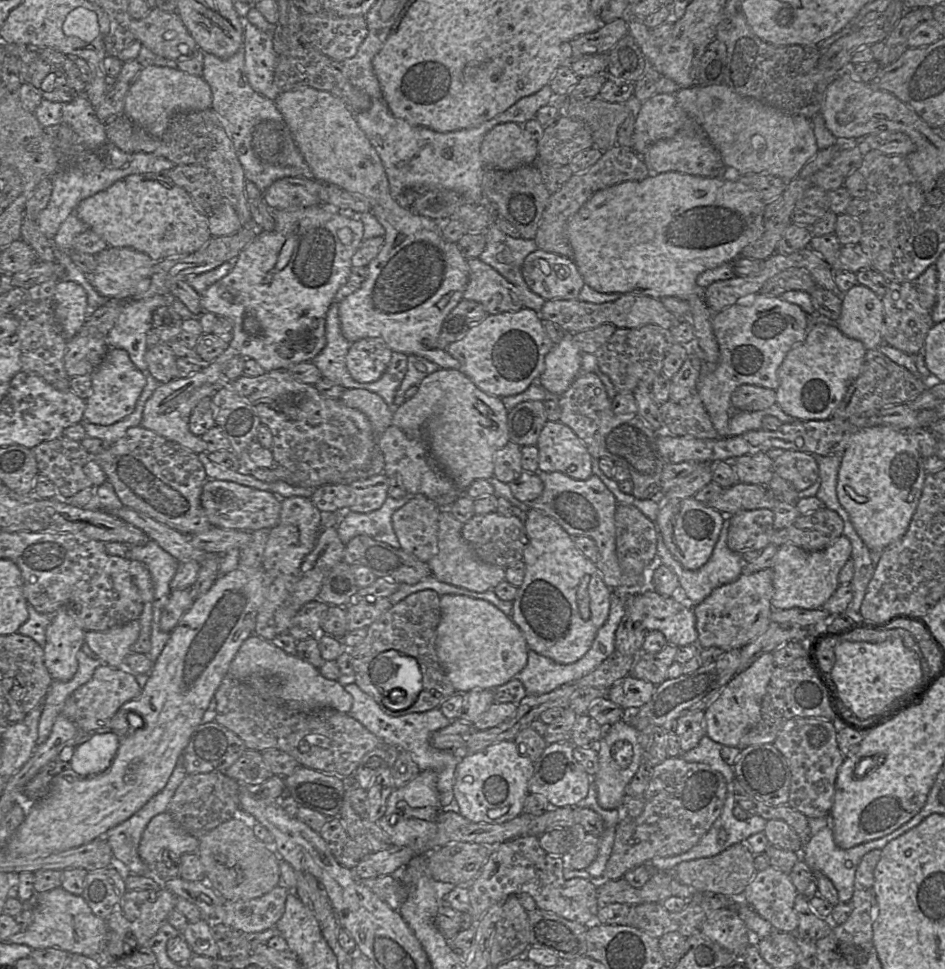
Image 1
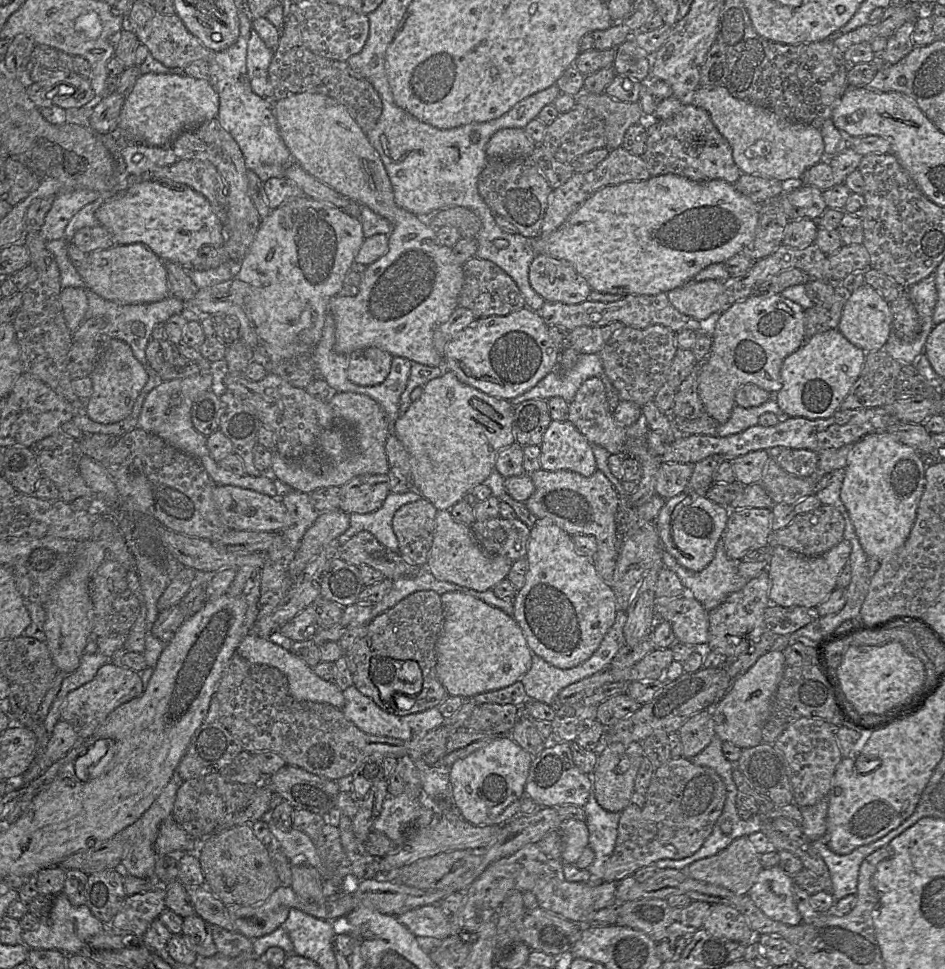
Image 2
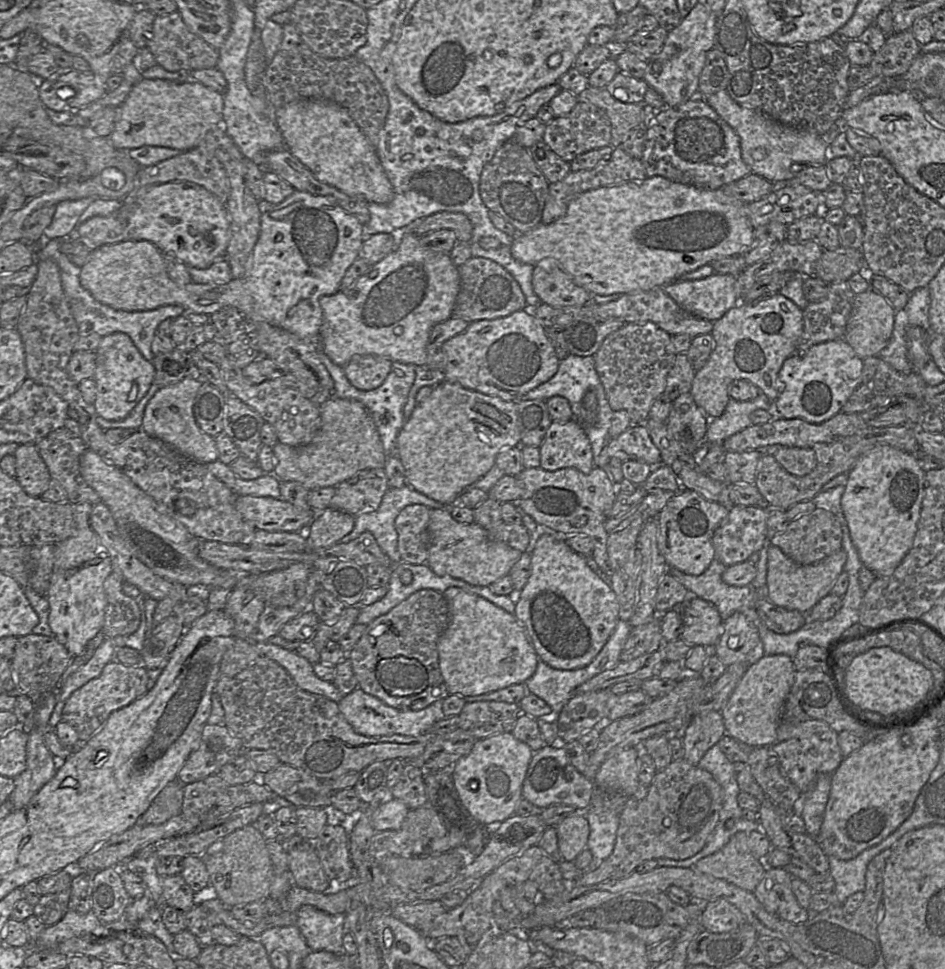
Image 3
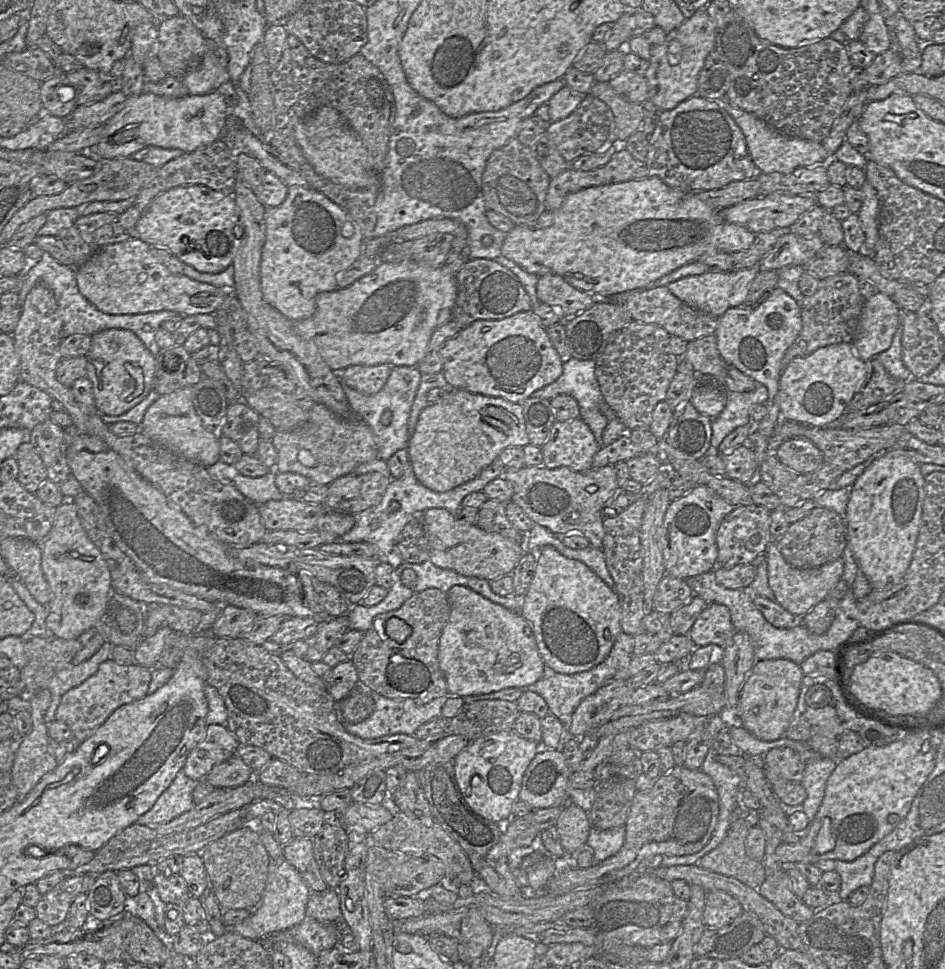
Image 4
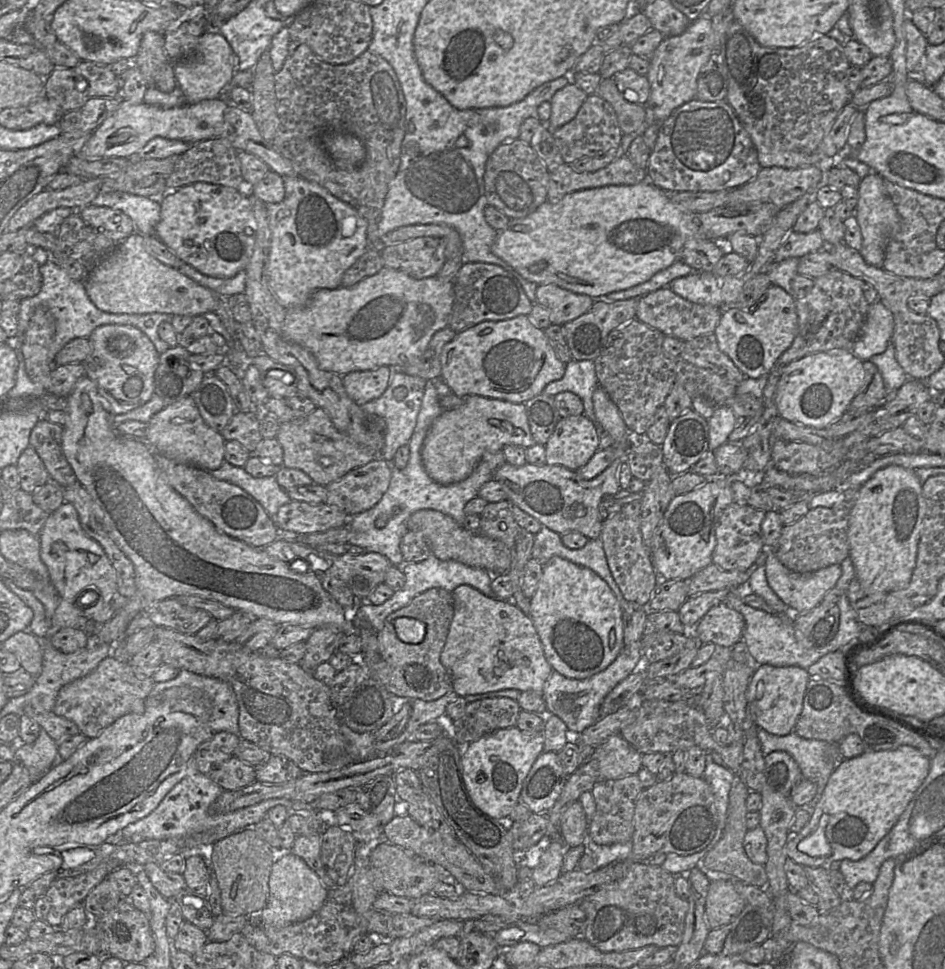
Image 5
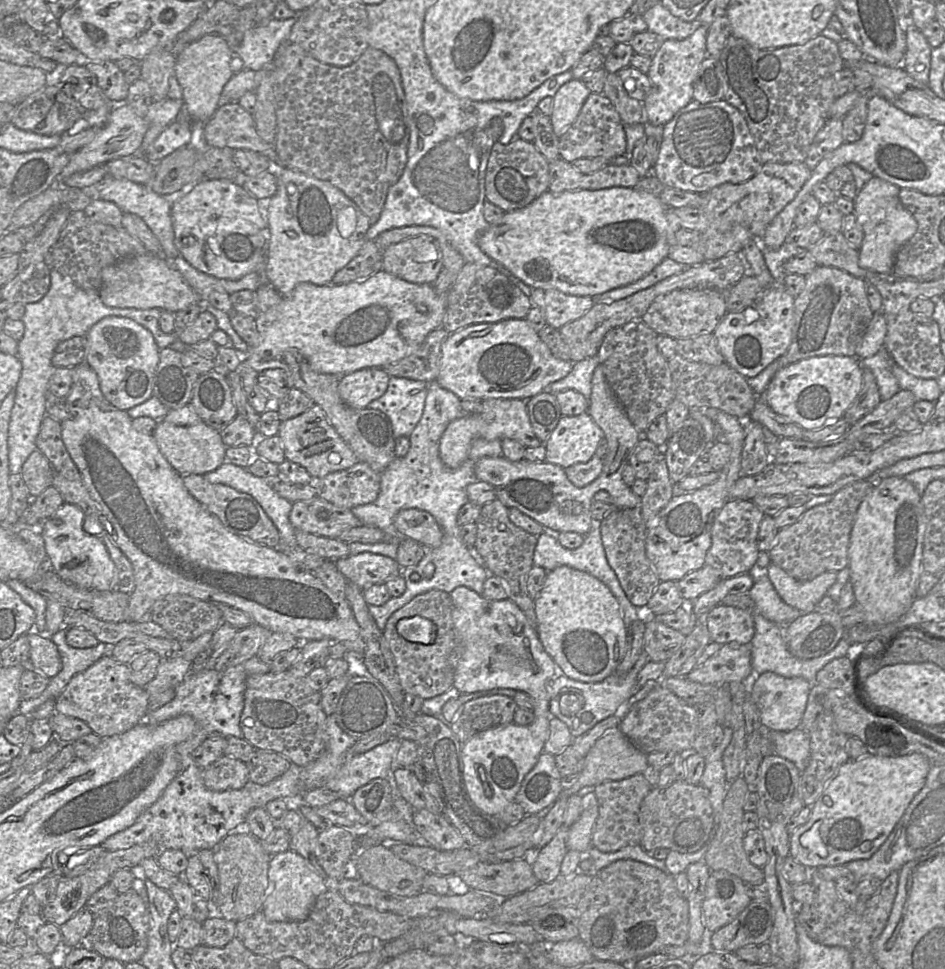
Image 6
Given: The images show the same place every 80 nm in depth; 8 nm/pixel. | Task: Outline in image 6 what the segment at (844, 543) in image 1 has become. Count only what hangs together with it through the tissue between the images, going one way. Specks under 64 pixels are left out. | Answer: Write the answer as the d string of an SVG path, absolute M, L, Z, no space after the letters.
M772 562L767 567L767 576L781 599L788 605L809 613L836 582L837 572L824 572L812 580L798 580Z

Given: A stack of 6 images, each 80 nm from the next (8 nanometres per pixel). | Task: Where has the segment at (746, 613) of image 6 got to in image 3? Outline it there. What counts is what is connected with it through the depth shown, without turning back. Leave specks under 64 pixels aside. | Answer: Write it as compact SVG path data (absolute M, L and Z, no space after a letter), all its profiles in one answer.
M689 595L678 610L683 621L681 639L692 646L716 645L723 633L723 620L712 603Z

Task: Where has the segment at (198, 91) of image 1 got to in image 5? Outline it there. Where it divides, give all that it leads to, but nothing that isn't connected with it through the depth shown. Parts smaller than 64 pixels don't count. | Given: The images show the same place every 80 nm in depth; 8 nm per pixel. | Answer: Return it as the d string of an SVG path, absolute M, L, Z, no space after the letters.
M225 92L216 99L202 100L174 108L161 108L144 102L125 101L101 126L93 132L77 157L94 160L98 158L128 158L137 154L155 137L177 139L191 144L220 138L224 112L229 105Z

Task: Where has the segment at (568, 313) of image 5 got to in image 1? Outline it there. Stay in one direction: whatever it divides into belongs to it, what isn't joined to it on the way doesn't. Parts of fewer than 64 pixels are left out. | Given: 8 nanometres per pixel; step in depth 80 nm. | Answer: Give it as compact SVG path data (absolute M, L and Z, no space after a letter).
M540 249L526 257L522 275L531 291L545 301L577 300L585 284L571 259Z

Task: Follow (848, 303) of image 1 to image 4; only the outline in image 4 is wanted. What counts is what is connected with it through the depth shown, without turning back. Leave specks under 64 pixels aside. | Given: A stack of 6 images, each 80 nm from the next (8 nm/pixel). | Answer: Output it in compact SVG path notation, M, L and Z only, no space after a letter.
M881 292L865 300L855 338L852 342L858 357L867 361L887 350L900 325L900 308Z

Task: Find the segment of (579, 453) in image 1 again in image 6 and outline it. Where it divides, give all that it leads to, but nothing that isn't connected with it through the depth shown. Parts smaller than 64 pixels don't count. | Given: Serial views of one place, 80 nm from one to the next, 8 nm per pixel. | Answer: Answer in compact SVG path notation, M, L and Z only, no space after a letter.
M588 412L562 416L544 444L545 461L563 469L588 462L595 454L603 431Z

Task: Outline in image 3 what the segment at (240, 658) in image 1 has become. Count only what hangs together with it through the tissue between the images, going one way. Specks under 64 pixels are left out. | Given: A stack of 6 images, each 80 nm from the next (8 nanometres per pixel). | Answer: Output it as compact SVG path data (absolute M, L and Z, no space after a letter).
M258 642L256 648L282 666L300 689L325 696L336 703L343 698L332 682L324 681L314 673L313 664L307 659L269 642Z

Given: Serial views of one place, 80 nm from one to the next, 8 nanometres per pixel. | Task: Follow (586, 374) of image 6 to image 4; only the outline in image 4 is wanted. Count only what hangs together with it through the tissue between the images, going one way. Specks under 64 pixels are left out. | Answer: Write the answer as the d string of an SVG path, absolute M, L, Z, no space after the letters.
M571 357L563 363L560 377L535 391L531 397L551 400L561 394L572 396L579 405L579 417L589 426L601 447L602 433L609 419L600 411L600 404L605 400L595 375L595 366L595 360Z

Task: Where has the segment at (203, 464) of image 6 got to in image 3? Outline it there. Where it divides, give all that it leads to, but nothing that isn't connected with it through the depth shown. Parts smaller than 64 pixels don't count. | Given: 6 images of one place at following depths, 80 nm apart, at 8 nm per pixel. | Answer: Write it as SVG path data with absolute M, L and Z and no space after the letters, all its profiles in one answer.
M185 378L182 381L159 389L148 402L141 430L175 448L184 456L207 464L218 459L214 437L204 433L197 425L193 405L203 379Z

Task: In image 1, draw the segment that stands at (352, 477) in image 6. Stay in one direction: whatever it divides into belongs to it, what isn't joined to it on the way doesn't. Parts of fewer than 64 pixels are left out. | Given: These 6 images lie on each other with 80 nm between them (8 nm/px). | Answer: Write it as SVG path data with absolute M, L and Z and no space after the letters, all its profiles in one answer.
M384 474L352 482L349 487L353 504L349 507L349 511L370 513L378 510L388 496L388 485L389 478Z

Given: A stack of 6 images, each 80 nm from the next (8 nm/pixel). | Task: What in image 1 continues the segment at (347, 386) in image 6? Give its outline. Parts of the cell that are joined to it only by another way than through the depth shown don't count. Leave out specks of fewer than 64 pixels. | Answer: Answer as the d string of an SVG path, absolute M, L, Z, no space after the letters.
M363 338L351 343L346 356L346 367L358 383L377 381L385 372L393 351L382 339Z

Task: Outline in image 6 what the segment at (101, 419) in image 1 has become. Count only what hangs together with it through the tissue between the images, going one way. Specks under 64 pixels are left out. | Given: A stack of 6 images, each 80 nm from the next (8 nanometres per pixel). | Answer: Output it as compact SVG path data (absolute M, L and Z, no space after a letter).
M108 316L94 324L85 337L85 363L96 372L100 390L110 404L127 411L152 396L160 349L149 330L129 318Z

